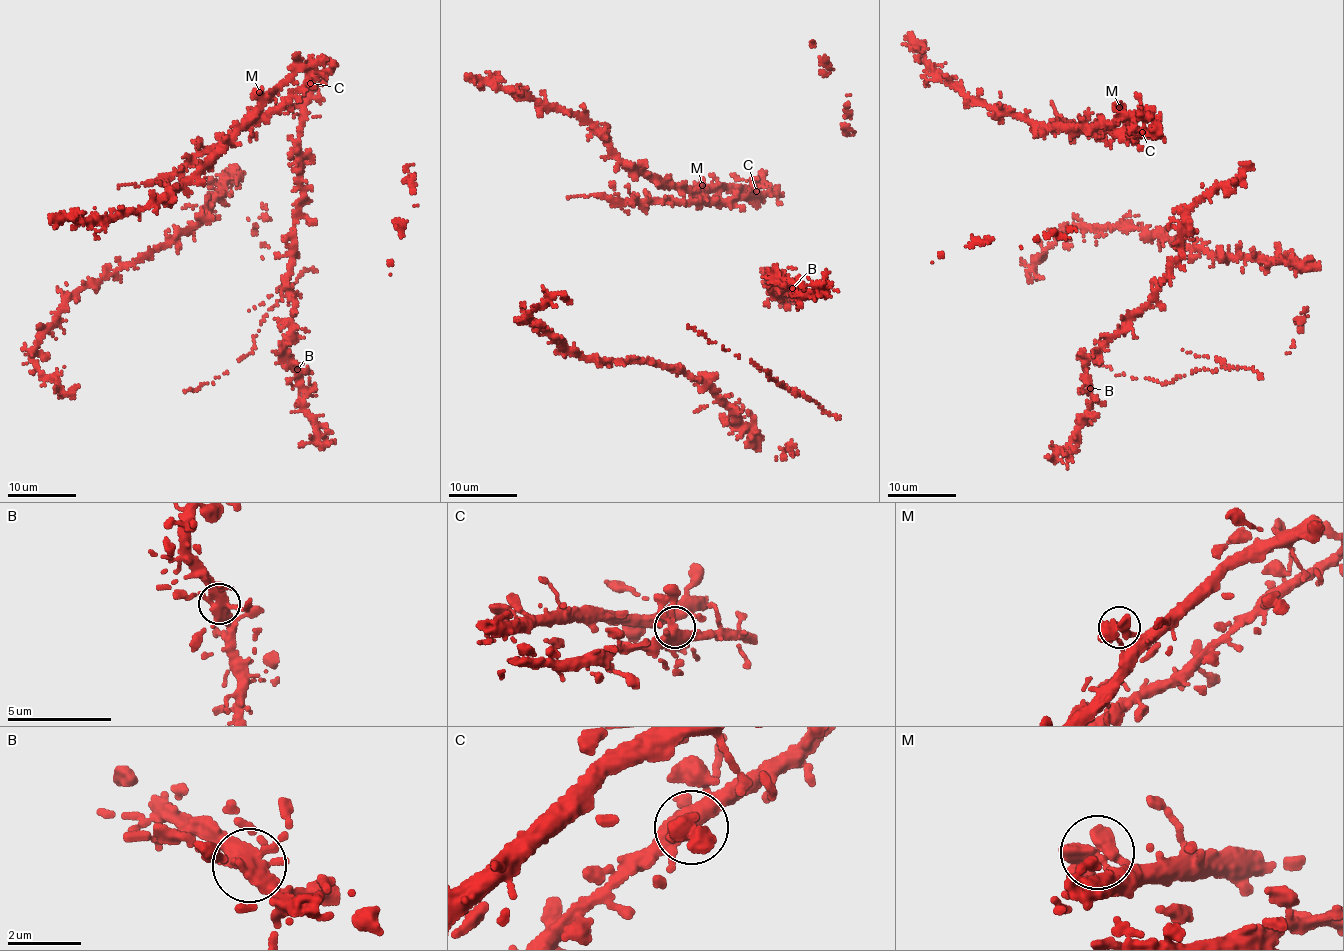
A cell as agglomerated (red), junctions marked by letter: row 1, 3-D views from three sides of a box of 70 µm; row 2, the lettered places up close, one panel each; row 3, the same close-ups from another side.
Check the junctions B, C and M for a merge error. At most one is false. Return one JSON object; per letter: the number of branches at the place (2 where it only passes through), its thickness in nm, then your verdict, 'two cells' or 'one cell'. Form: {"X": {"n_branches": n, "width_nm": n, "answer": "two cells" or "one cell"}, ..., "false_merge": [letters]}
{"B": {"n_branches": 5, "width_nm": 400, "answer": "one cell"}, "C": {"n_branches": 5, "width_nm": 380, "answer": "one cell"}, "M": {"n_branches": 5, "width_nm": 400, "answer": "one cell"}, "false_merge": []}

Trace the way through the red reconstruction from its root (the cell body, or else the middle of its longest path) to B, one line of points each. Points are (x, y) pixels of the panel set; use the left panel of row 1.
B: (301, 191), (294, 221), (294, 265), (287, 280), (294, 315), (285, 343), (288, 359), (296, 370)

